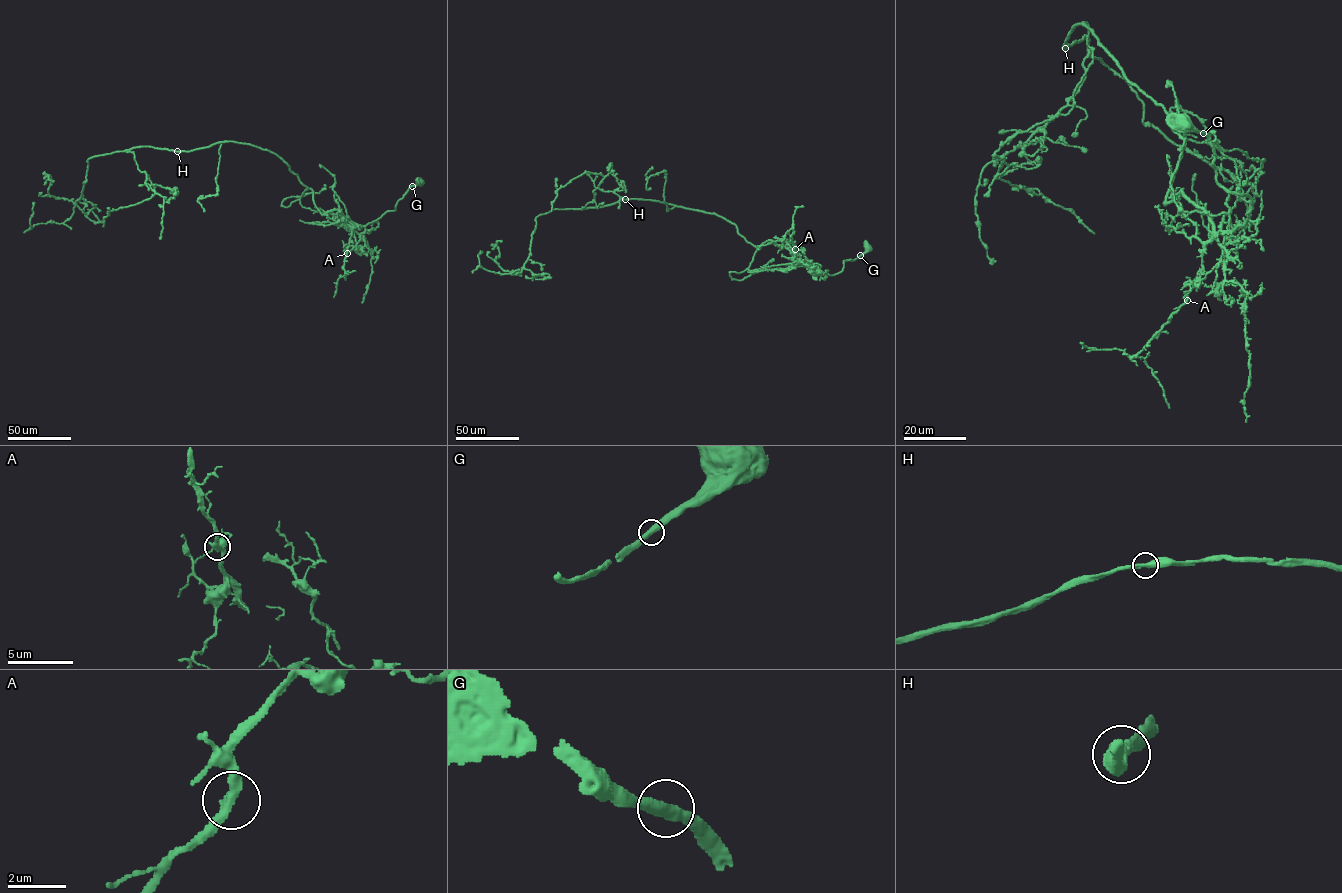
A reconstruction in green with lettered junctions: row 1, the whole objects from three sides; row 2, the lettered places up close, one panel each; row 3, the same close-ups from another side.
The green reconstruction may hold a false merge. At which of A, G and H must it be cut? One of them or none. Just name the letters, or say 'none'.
none

